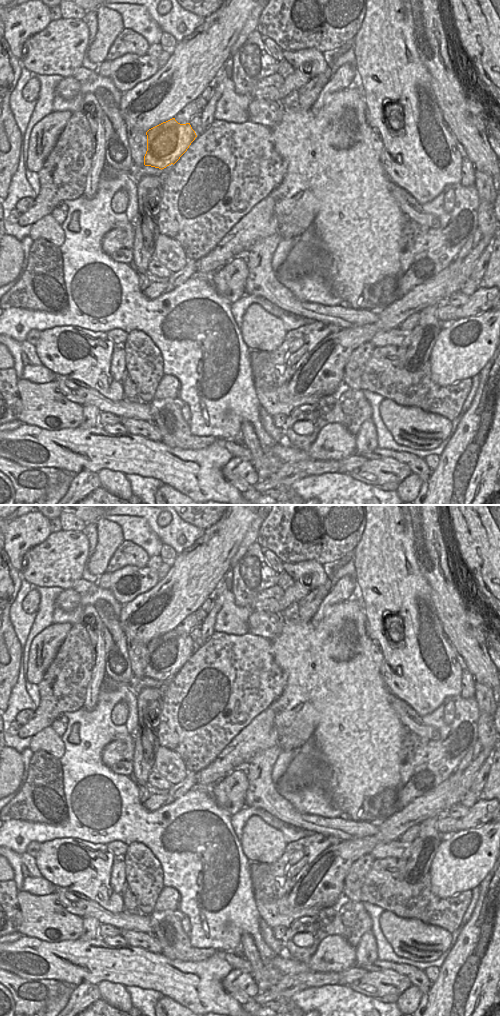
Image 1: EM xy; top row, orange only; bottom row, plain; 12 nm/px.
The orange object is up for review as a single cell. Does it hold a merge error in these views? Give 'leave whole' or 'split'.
leave whole

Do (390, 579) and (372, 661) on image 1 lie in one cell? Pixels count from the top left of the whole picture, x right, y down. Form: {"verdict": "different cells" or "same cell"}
{"verdict": "different cells"}

